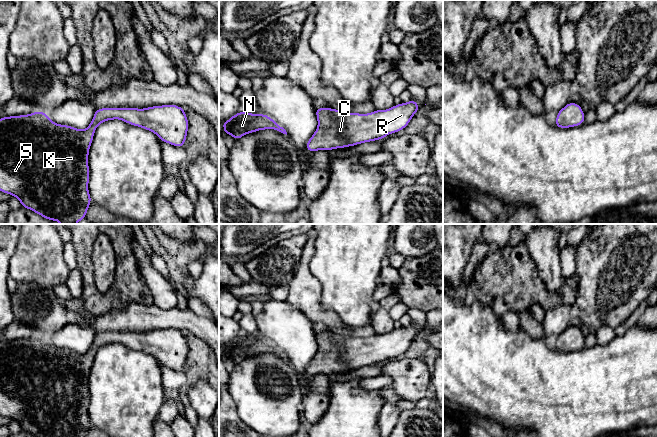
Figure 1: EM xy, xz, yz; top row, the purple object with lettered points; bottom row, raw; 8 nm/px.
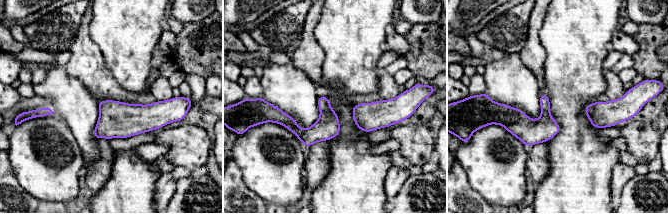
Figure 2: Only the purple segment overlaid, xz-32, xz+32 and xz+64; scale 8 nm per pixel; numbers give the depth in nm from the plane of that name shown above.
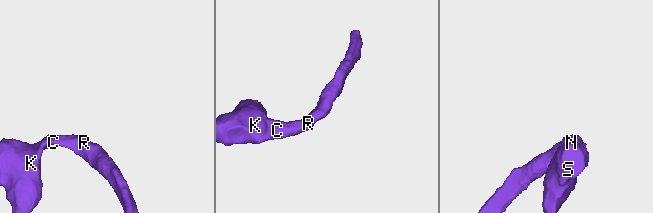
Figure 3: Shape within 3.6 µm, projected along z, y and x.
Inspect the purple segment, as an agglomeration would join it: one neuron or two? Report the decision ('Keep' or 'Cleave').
Keep

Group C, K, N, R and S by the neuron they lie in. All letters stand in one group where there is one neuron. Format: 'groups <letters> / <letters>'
groups C K N R S

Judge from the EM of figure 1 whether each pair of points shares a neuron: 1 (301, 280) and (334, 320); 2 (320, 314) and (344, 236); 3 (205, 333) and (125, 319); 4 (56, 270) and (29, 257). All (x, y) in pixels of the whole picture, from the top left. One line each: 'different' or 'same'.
1: same
2: different
3: same
4: same

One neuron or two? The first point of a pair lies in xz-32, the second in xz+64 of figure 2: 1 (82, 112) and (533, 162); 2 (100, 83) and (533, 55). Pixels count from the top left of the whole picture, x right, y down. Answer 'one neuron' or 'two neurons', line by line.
1: two neurons
2: one neuron

